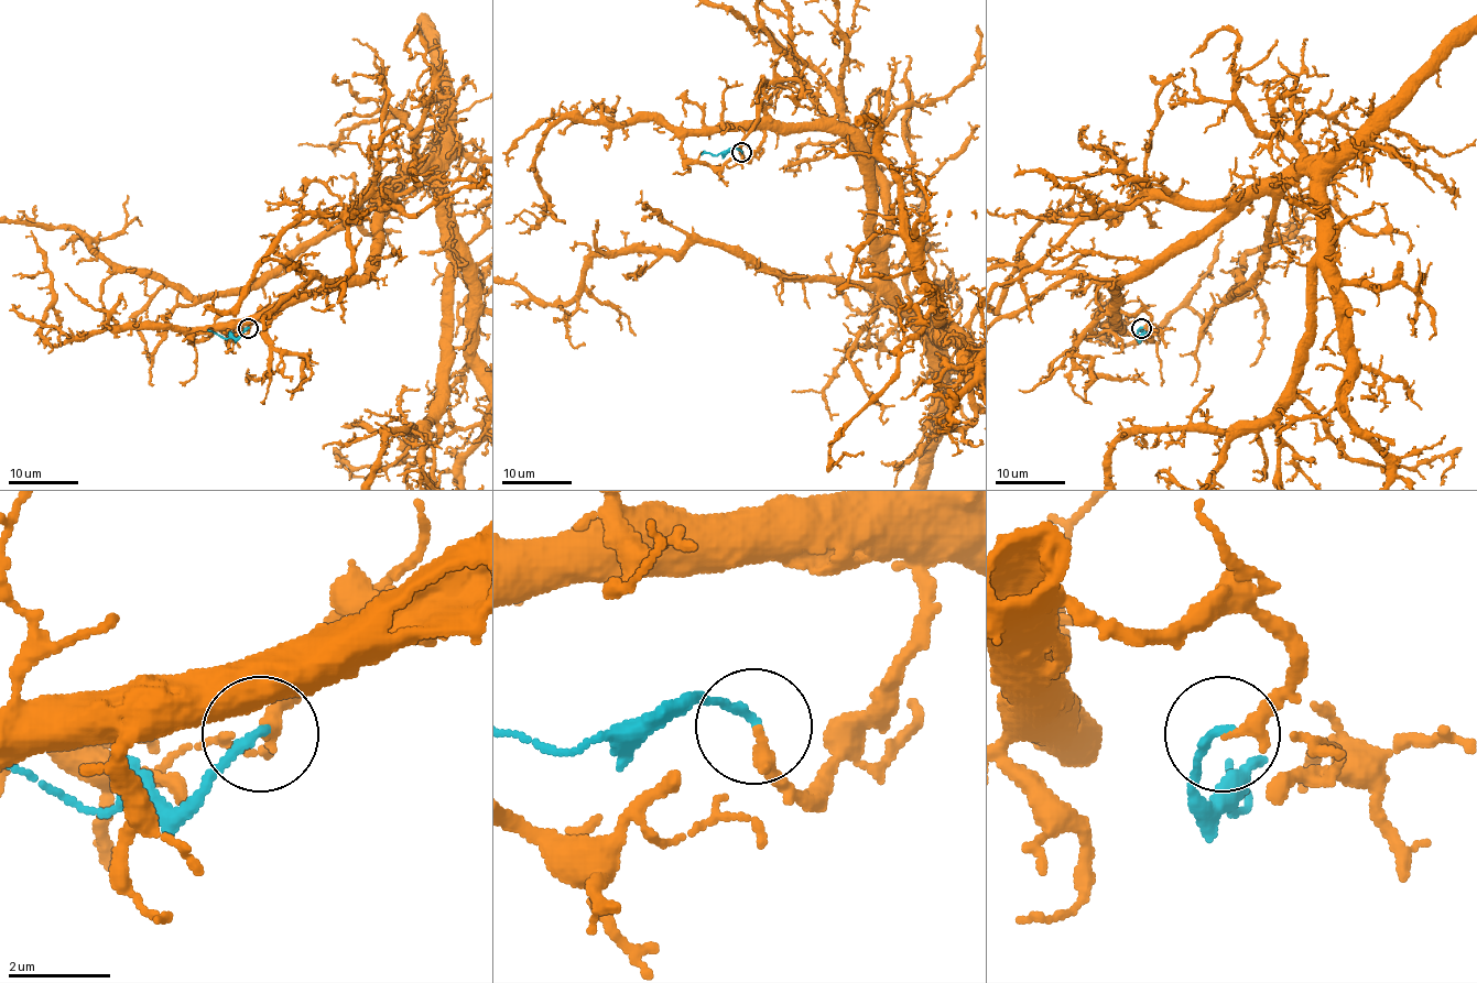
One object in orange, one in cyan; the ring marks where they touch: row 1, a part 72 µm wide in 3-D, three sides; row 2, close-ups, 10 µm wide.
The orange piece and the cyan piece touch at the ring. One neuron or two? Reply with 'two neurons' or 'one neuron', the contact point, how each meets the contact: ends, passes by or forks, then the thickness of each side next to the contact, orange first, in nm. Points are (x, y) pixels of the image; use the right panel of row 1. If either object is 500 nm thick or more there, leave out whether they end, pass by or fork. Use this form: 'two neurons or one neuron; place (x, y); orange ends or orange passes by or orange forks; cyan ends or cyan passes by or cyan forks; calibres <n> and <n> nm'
two neurons; place (1141, 328); orange ends; cyan ends; calibres 280 and 170 nm

